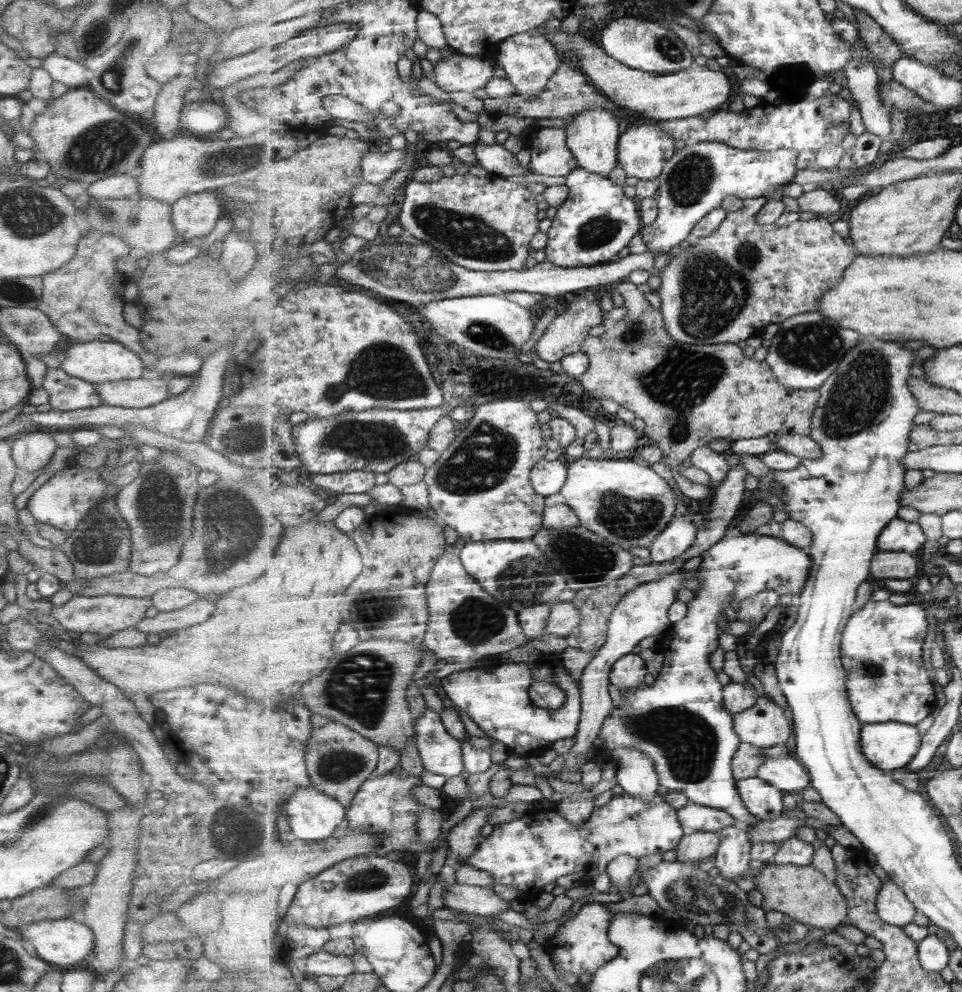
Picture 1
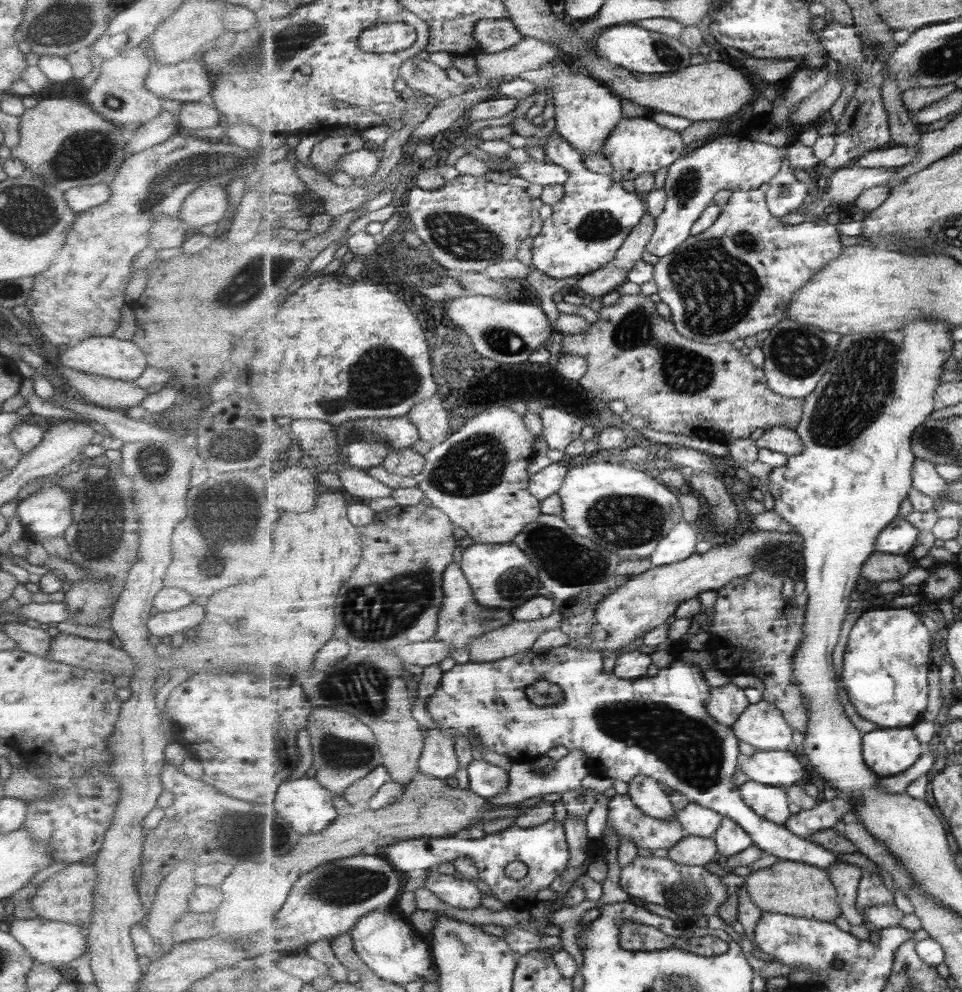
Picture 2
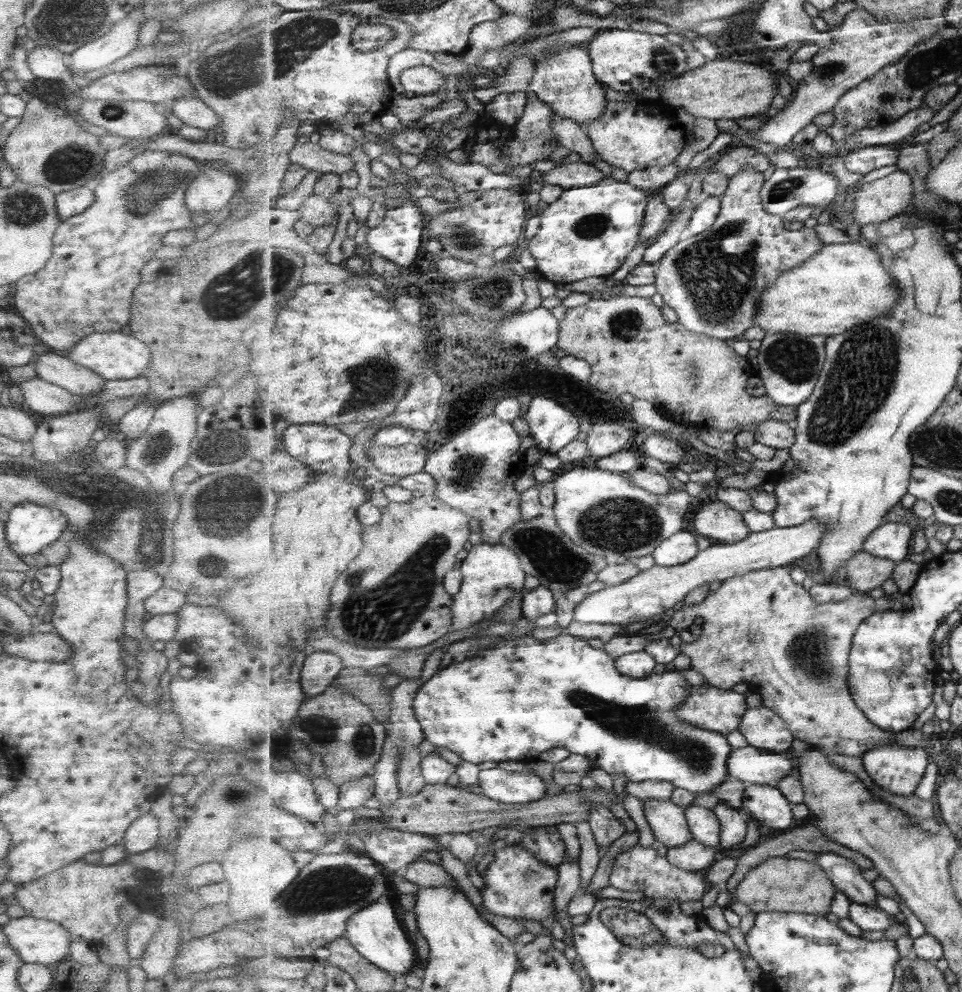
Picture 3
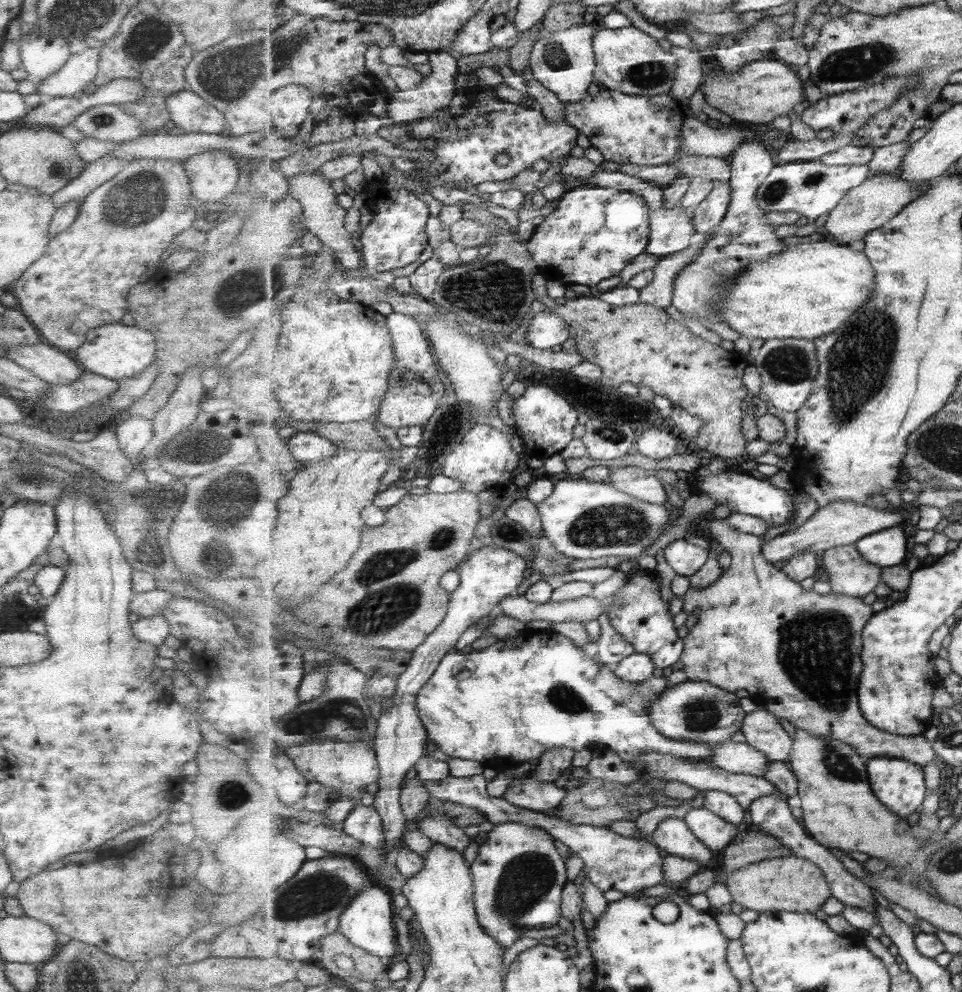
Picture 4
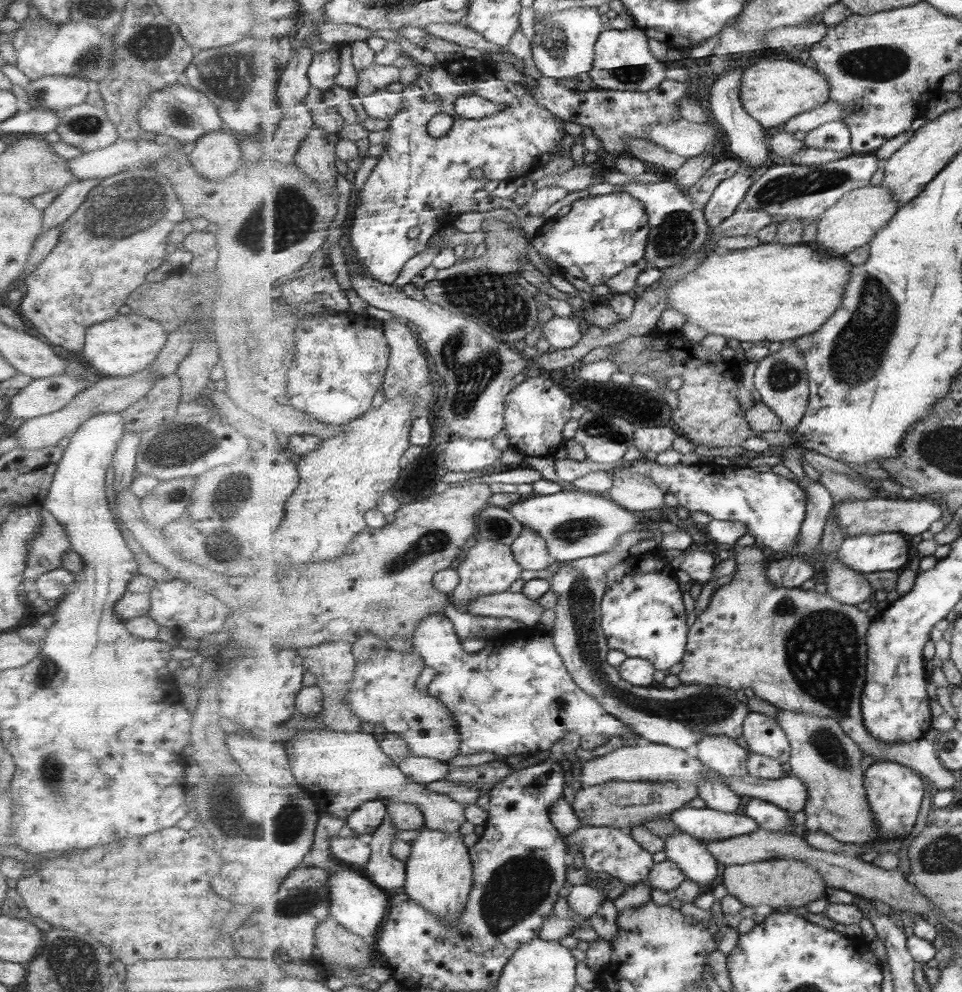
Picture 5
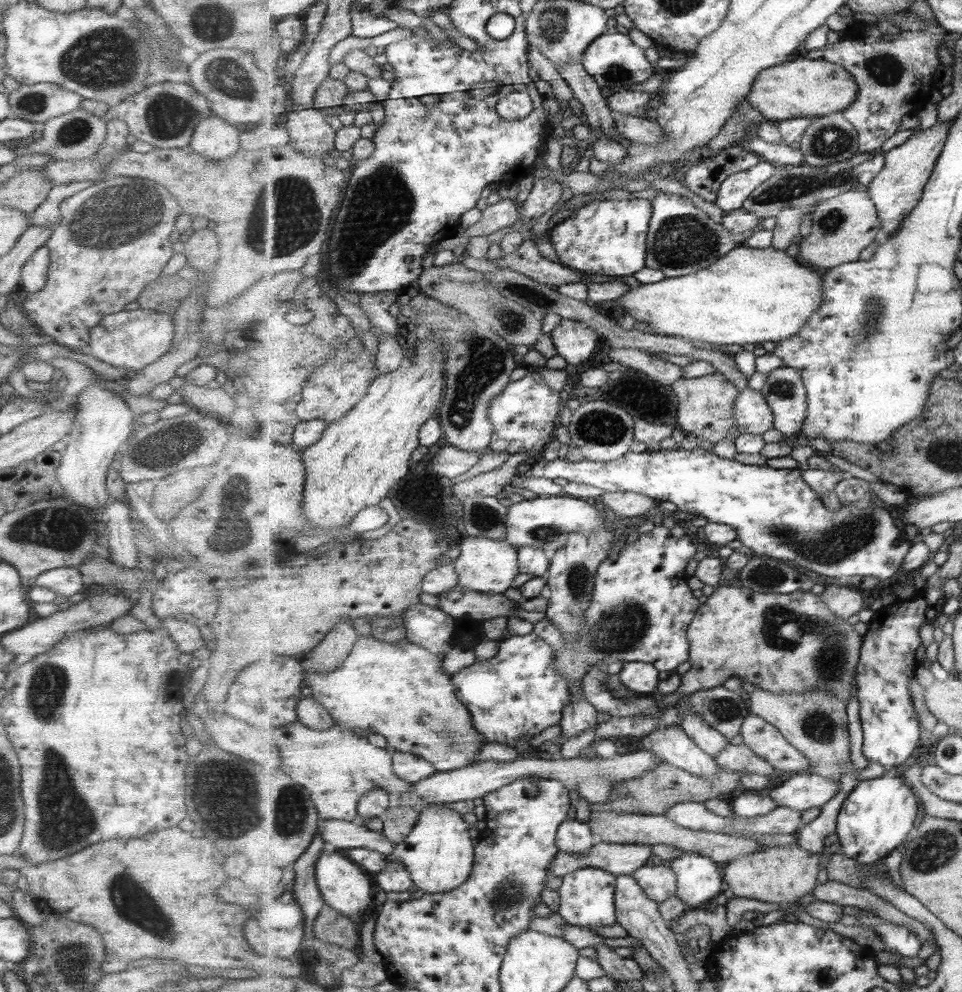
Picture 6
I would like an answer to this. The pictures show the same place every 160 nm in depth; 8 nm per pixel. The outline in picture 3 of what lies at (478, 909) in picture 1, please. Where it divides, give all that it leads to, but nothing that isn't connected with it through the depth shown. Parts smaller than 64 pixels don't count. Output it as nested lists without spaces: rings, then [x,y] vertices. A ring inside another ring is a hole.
[[[423,859],[411,863],[402,872],[406,880],[415,883],[420,888],[452,886],[456,882],[440,863],[435,864]]]

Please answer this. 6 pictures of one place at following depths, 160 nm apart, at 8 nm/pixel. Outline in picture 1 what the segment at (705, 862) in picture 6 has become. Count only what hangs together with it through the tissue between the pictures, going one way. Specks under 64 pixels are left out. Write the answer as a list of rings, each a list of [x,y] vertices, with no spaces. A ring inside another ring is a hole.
[[[617,747],[615,778],[624,792],[651,802],[659,796],[660,778],[655,763],[648,754],[635,747]]]

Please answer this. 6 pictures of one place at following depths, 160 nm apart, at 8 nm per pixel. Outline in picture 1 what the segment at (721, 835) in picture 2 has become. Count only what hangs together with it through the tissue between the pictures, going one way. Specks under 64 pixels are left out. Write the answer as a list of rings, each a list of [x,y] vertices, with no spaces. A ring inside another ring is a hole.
[[[740,824],[720,830],[722,841],[720,850],[714,857],[714,866],[719,874],[727,880],[737,881],[747,874],[751,867],[751,849],[747,828]]]

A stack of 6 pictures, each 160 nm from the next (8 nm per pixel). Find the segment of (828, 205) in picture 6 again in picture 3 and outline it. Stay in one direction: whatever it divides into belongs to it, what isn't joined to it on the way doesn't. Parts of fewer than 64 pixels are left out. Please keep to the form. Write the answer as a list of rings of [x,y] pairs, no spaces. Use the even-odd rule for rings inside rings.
[[[897,168],[896,171],[884,178],[863,185],[860,184],[853,193],[855,196],[853,213],[849,214],[841,209],[840,212],[833,215],[833,223],[843,229],[849,226],[851,221],[856,221],[862,227],[863,225],[891,220],[893,217],[903,214],[909,208],[914,197],[914,190],[913,176],[909,172],[903,172],[903,170]]]

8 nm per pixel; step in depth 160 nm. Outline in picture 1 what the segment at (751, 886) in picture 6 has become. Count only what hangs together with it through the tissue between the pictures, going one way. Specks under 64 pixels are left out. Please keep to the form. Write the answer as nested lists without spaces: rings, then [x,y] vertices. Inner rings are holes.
[[[770,862],[755,878],[755,888],[763,894],[763,906],[767,911],[784,912],[793,917],[793,920],[823,929],[835,929],[848,921],[849,903],[840,885],[813,865]]]

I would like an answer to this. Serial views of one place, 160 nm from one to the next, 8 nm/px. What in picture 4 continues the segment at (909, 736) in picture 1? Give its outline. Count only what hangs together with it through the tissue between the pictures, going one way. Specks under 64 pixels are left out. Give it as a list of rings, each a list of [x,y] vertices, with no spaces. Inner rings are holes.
[[[893,757],[870,758],[867,767],[872,789],[878,800],[901,818],[913,820],[922,808],[929,791],[925,784],[923,767],[913,761]]]

